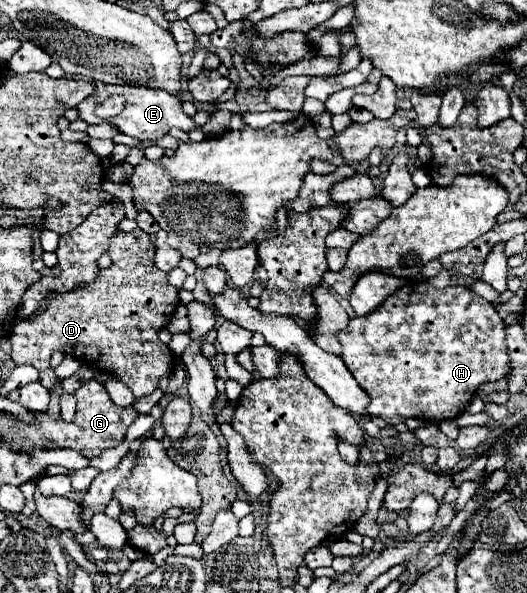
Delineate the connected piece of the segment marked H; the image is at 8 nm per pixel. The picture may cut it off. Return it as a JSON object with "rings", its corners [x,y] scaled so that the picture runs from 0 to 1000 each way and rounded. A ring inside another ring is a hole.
{"rings":[[[810,472],[772,476],[723,509],[715,523],[662,540],[658,553],[643,556],[636,567],[651,583],[647,604],[655,617],[704,671],[696,702],[727,705],[734,715],[757,715],[772,705],[833,715],[867,705],[913,648],[943,644],[962,634],[966,597],[958,583],[958,543],[947,536],[935,513],[879,482],[829,489]]]}

